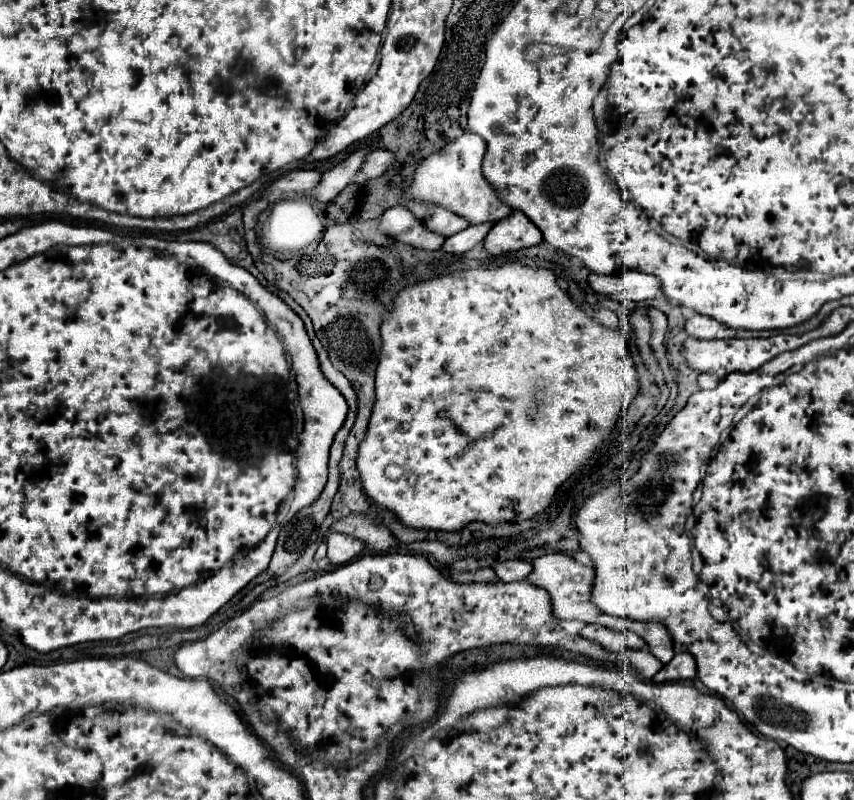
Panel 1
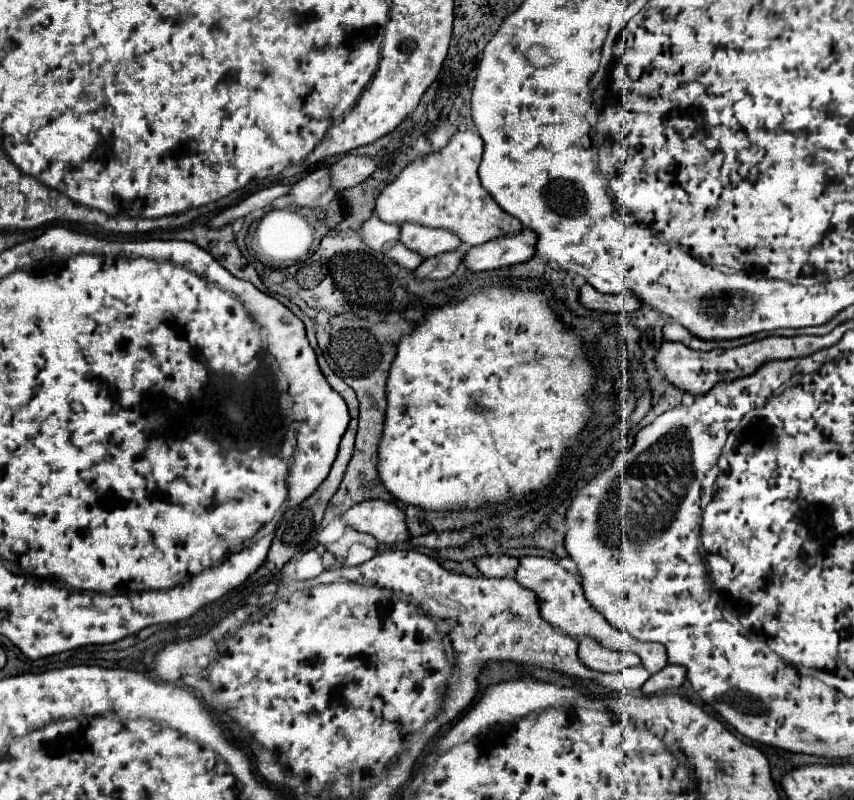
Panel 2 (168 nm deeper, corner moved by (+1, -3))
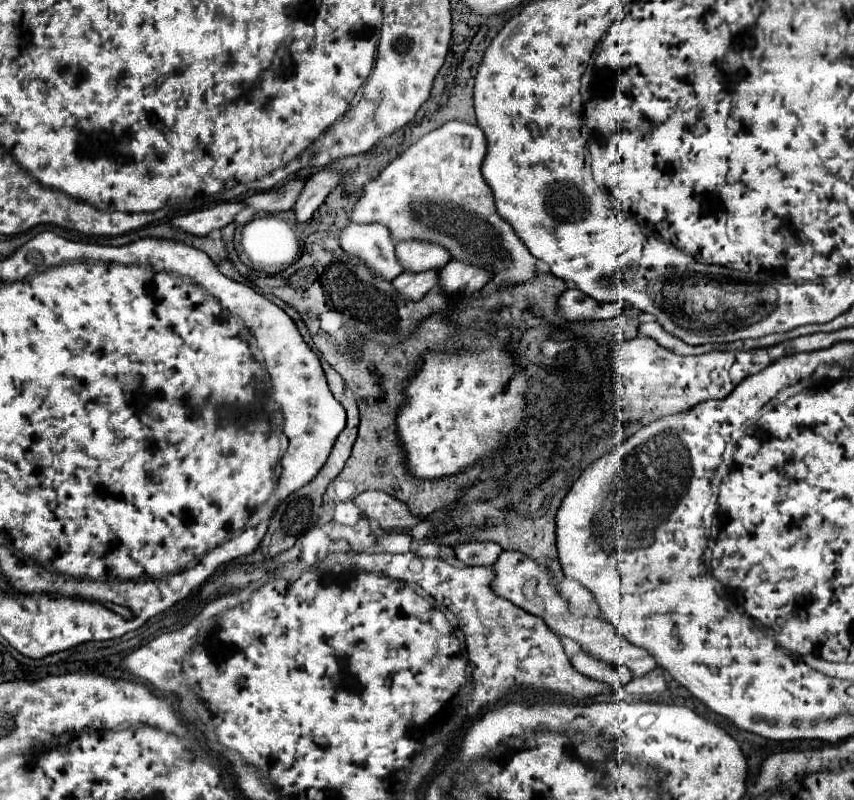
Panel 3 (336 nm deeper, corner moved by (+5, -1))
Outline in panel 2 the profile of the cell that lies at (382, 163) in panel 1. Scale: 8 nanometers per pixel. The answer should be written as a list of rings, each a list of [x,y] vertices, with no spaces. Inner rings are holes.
[[[345,155],[331,167],[335,189],[347,189],[363,183],[377,169],[377,161],[365,155]]]

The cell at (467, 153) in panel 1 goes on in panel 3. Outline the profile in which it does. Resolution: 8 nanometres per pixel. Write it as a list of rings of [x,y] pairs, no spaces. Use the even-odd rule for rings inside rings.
[[[447,121],[445,125],[433,129],[419,141],[415,141],[407,151],[403,151],[395,161],[391,161],[377,179],[363,187],[357,203],[353,205],[351,223],[381,223],[389,229],[393,241],[427,241],[445,247],[451,259],[465,261],[491,271],[491,277],[503,285],[527,283],[537,275],[537,259],[527,251],[521,239],[515,235],[513,227],[501,219],[495,211],[491,187],[481,175],[481,163],[487,153],[487,139],[477,125],[463,121]]]

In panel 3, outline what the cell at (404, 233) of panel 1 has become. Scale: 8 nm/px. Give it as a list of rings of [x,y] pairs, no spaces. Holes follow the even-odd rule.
[[[347,225],[339,235],[341,249],[357,255],[375,275],[393,281],[403,267],[395,257],[395,243],[385,225]]]

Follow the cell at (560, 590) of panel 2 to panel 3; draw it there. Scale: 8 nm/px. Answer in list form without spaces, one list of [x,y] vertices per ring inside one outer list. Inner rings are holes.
[[[503,551],[497,559],[497,563],[493,565],[493,571],[495,571],[495,579],[491,583],[491,589],[499,597],[509,599],[517,607],[541,617],[547,623],[549,629],[553,629],[559,637],[571,637],[591,657],[595,657],[599,661],[605,661],[605,663],[611,663],[615,667],[627,667],[633,673],[633,677],[643,677],[645,673],[649,673],[657,667],[655,659],[645,649],[639,649],[639,647],[627,643],[621,635],[617,635],[617,631],[611,623],[607,623],[603,619],[581,617],[581,615],[575,615],[575,613],[567,611],[569,605],[561,597],[557,587],[549,581],[547,569],[543,565],[535,563],[531,557],[527,557],[519,551]]]

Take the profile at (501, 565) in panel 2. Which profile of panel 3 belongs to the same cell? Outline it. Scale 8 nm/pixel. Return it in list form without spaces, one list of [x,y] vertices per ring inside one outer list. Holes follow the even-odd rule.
[[[471,541],[455,545],[455,557],[465,565],[491,567],[503,549],[493,541]]]

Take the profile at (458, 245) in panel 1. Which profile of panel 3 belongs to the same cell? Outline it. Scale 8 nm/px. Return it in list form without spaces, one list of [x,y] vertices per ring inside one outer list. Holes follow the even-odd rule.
[[[423,271],[423,273],[401,273],[397,279],[393,279],[393,287],[397,295],[401,295],[405,301],[419,301],[423,299],[429,289],[433,289],[439,283],[437,271]]]

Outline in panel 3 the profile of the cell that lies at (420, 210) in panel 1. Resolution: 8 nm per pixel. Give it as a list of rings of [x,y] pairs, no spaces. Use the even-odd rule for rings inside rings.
[[[399,241],[395,247],[395,255],[399,263],[403,265],[403,271],[439,271],[445,267],[445,263],[451,261],[449,251],[445,247],[425,241]]]

